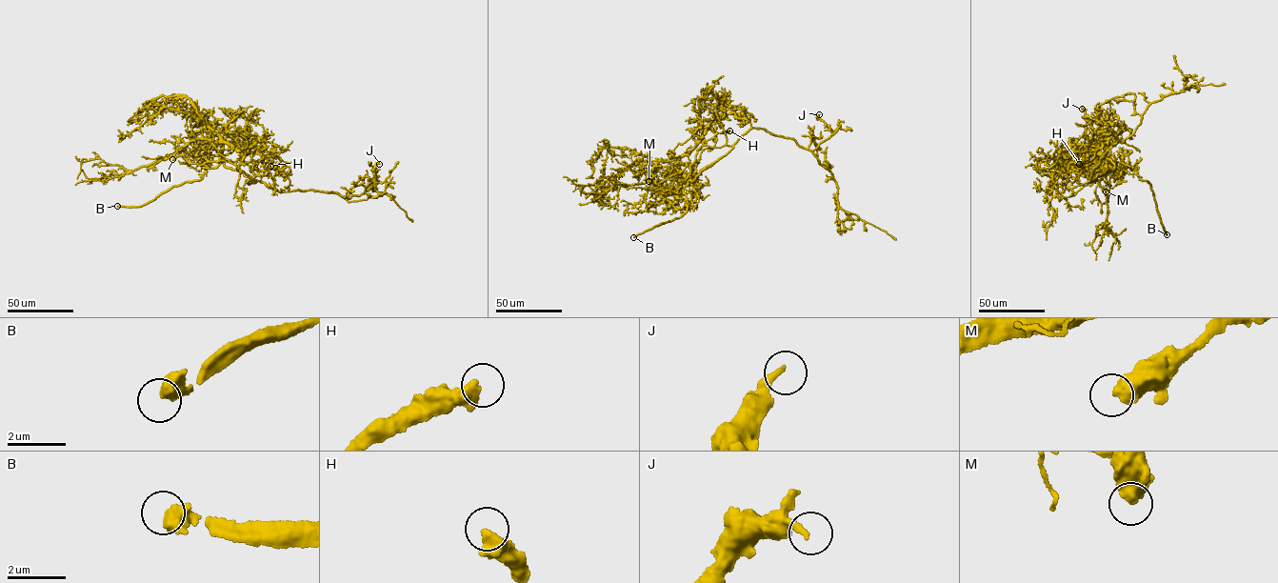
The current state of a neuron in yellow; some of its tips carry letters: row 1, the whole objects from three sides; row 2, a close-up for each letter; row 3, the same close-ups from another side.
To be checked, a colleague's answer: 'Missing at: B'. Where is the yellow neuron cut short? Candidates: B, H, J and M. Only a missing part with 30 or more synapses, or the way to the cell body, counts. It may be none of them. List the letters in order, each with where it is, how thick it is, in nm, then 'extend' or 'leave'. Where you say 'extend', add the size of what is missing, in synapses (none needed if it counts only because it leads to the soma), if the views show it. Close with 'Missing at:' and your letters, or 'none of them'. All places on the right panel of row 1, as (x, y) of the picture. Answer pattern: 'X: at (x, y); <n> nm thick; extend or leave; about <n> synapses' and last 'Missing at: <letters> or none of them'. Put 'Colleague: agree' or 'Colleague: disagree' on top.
Colleague: agree
B: at (1167, 234); 400 nm thick; extend
H: at (1079, 164); 550 nm thick; leave
J: at (1082, 109); 240 nm thick; leave
M: at (1106, 191); 600 nm thick; leave
Missing at: B

